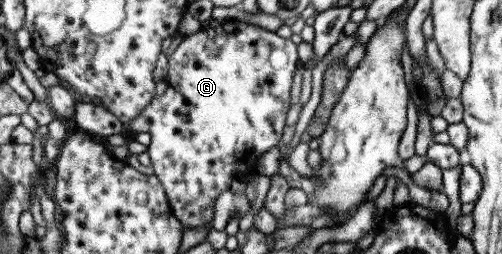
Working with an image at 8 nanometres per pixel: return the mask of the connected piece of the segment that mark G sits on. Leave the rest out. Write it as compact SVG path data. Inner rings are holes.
M230 21L225 26L201 27L200 30L189 36L184 36L182 41L175 47L167 61L167 72L164 82L166 91L163 95L156 95L149 104L126 126L129 132L127 136L132 137L139 132L150 134L150 144L146 148L151 166L152 174L155 175L163 187L167 202L170 204L172 215L179 219L179 222L185 227L206 226L210 228L210 220L213 216L213 203L223 189L229 189L231 179L239 177L239 174L245 177L250 172L255 172L255 162L270 148L281 144L282 130L286 112L289 105L289 90L291 90L291 80L295 72L295 61L298 60L296 45L290 40L279 37L275 32L258 27L255 24L242 21Z

